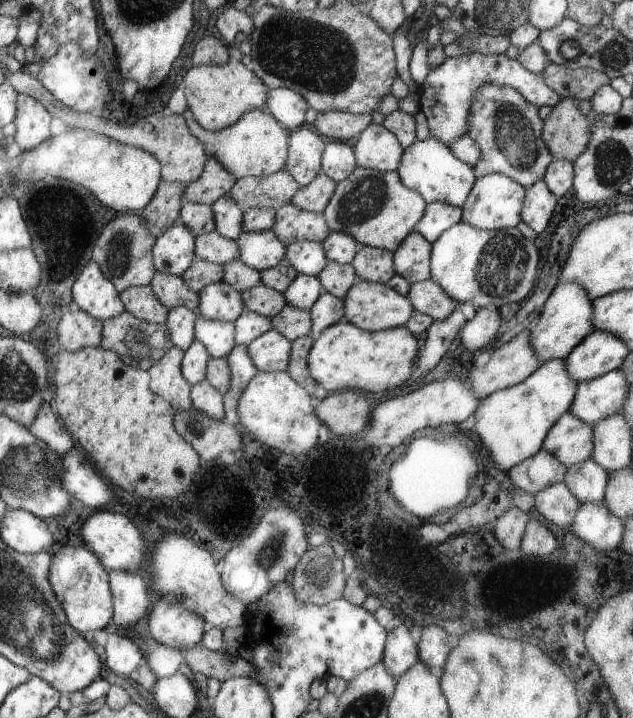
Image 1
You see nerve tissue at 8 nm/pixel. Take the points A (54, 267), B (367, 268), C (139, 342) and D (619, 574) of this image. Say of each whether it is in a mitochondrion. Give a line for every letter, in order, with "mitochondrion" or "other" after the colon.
A: other
B: other
C: mitochondrion
D: other

